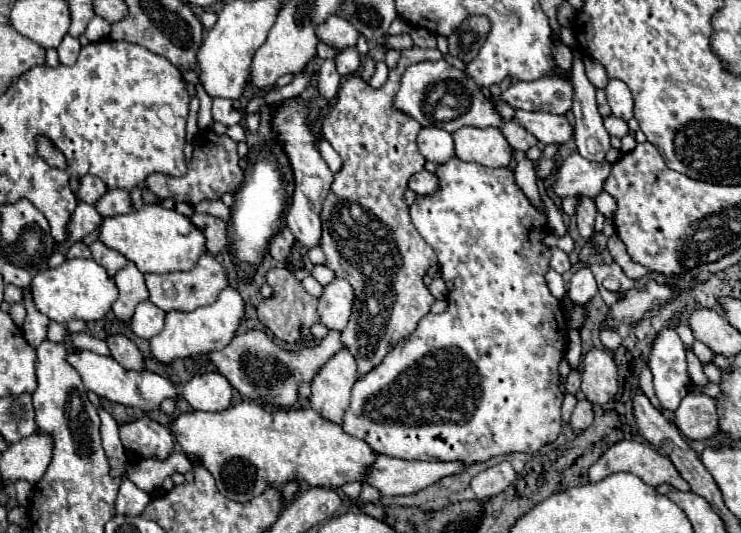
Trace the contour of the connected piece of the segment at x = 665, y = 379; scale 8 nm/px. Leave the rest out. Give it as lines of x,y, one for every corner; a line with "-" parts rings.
665,327
655,335
649,353
649,367
653,371
655,395
661,407
675,411
691,385
685,363
685,347
675,329

